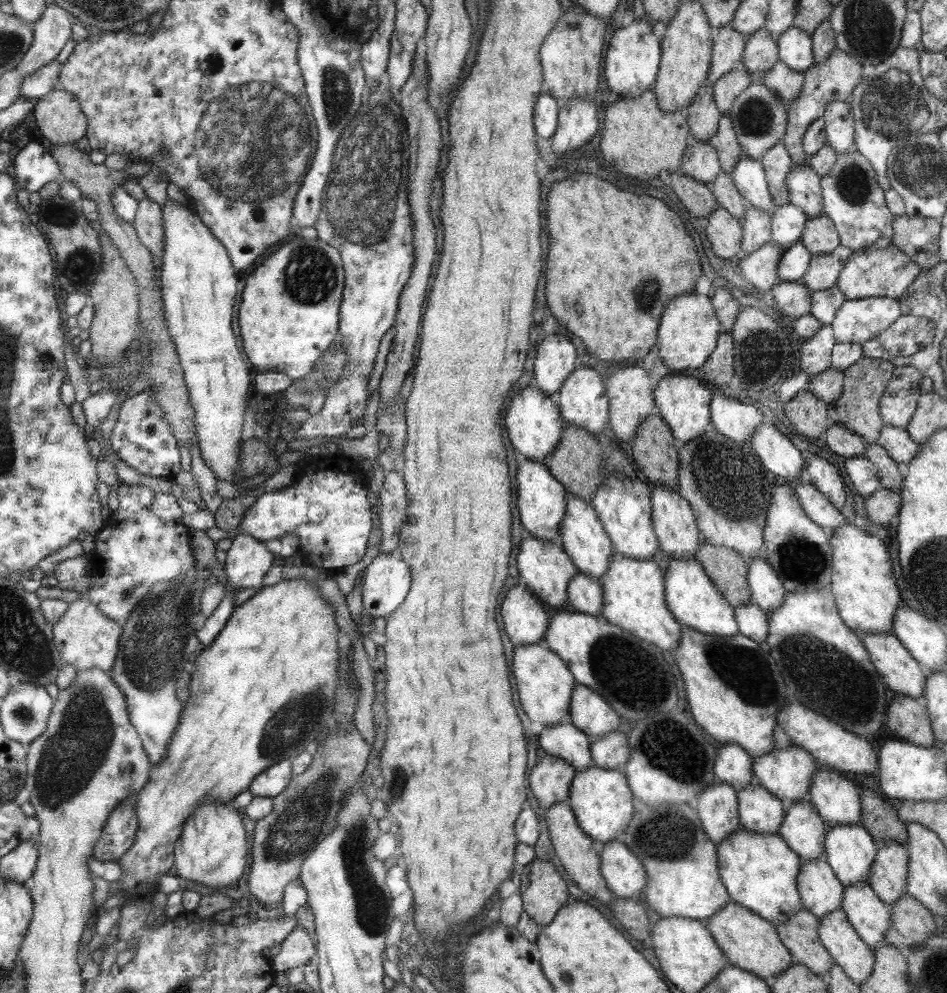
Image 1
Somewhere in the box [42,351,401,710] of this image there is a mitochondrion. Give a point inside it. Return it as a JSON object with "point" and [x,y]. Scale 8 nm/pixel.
{"point":[152,655]}

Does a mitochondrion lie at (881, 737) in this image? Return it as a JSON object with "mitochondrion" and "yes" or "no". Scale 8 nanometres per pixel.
{"mitochondrion":"no"}

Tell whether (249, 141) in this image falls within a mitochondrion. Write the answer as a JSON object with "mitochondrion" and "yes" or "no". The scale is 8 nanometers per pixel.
{"mitochondrion":"yes"}

